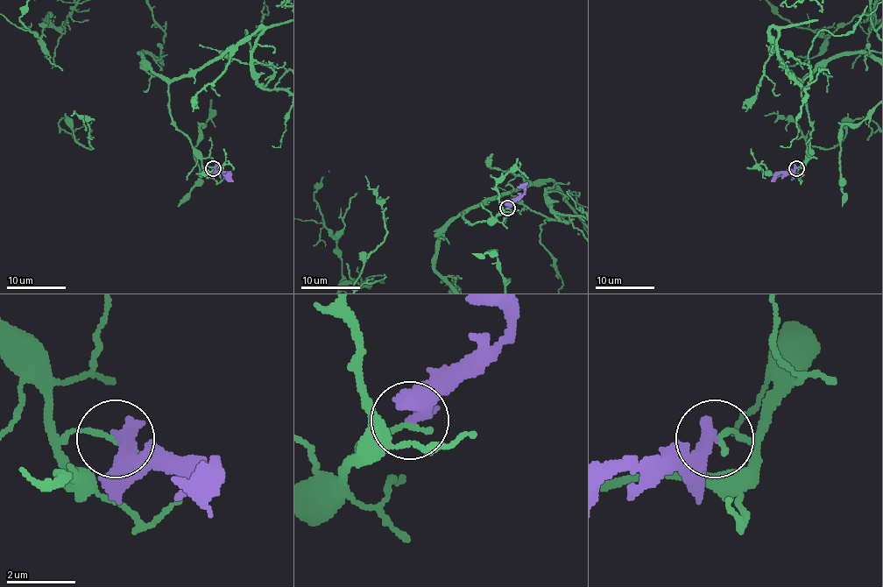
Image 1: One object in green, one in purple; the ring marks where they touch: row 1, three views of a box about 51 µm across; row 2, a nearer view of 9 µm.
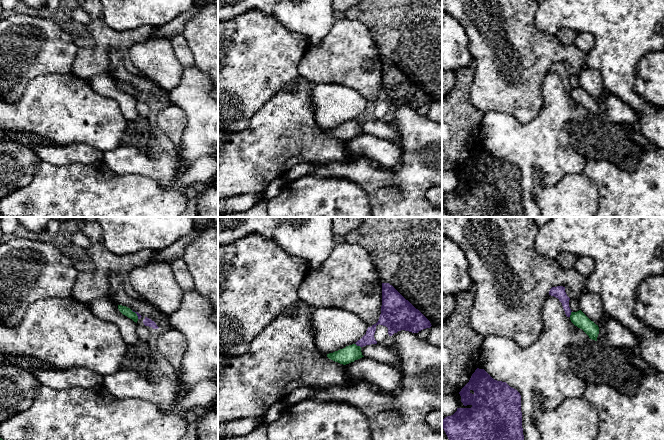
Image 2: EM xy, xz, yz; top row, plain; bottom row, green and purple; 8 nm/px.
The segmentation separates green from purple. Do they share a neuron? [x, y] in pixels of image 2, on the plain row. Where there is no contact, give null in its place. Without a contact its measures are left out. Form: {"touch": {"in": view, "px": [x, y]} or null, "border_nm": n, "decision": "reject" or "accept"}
{"touch": {"in": "xz", "px": [358, 122]}, "border_nm": 60, "decision": "reject"}

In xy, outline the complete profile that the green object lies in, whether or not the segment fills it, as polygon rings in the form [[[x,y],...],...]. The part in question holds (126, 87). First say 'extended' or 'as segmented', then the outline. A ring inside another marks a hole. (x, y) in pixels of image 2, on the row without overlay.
as segmented | [[[118,81],[118,85],[123,91],[127,92],[128,94],[132,95],[134,98],[137,99],[138,92],[130,84],[128,84],[126,82]]]

